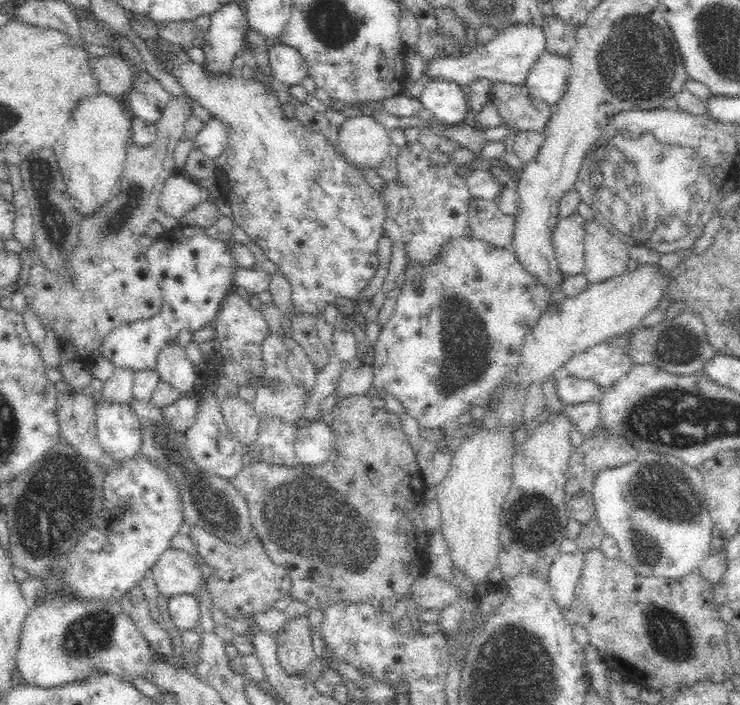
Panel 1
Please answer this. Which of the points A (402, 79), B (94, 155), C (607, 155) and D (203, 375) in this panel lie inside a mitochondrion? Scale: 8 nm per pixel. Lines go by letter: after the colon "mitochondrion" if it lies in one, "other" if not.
A: other
B: other
C: mitochondrion
D: other

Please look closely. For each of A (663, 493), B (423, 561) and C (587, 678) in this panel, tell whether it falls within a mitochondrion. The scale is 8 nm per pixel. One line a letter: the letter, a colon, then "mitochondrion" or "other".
A: mitochondrion
B: other
C: other

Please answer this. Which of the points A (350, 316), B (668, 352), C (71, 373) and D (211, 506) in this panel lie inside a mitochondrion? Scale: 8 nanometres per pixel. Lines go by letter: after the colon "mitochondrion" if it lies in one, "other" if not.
A: other
B: mitochondrion
C: other
D: mitochondrion

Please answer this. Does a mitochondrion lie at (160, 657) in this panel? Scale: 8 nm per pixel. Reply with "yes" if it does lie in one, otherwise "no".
no

